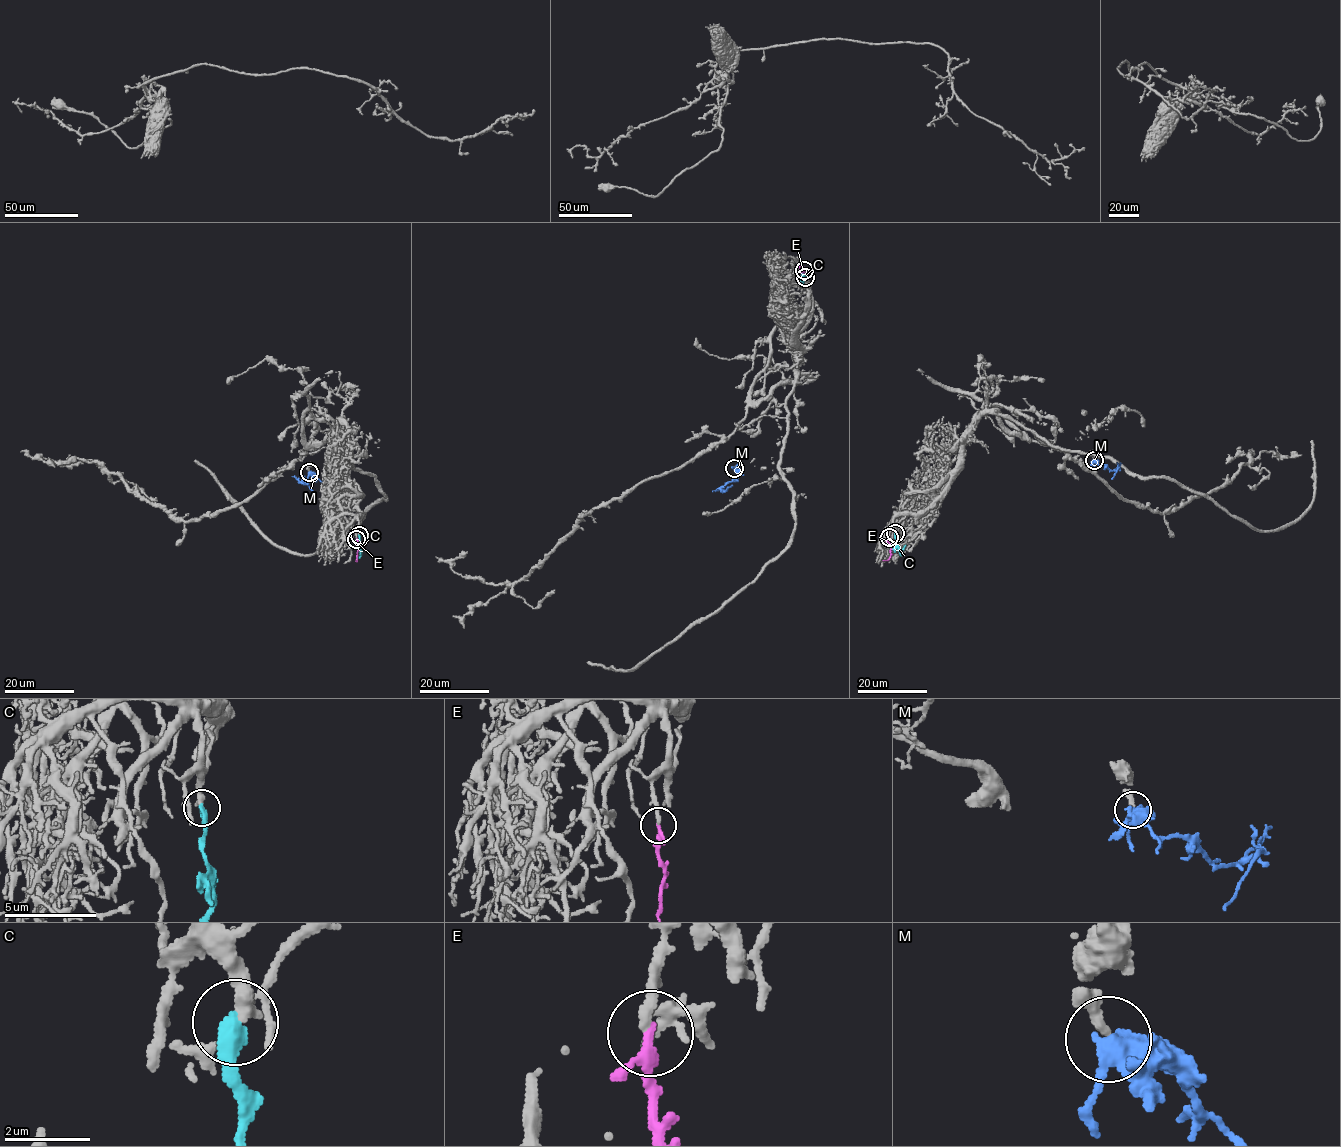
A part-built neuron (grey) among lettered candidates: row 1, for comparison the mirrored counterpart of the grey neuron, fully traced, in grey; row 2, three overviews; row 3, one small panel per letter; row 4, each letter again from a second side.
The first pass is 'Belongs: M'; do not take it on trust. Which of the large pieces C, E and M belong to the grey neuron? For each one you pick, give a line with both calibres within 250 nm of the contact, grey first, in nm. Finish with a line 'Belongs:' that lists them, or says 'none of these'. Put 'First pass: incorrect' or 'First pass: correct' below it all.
E: 240 nm thick on the grey side, 190 nm on the other
Belongs: E
First pass: incorrect

